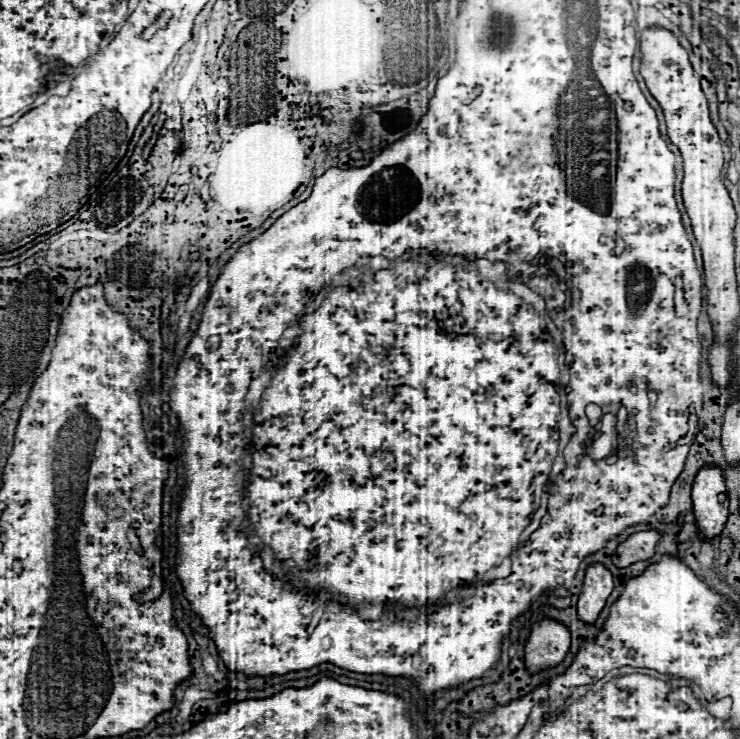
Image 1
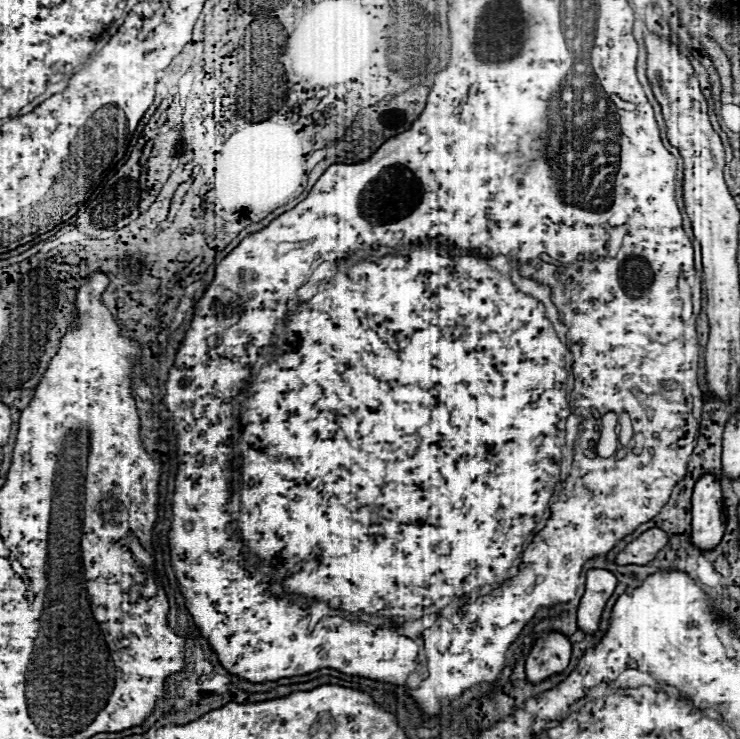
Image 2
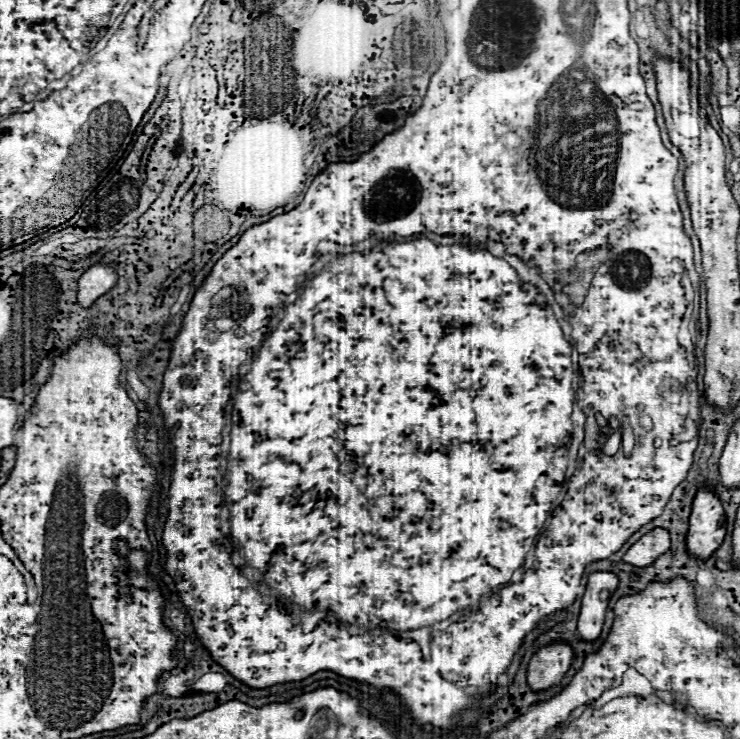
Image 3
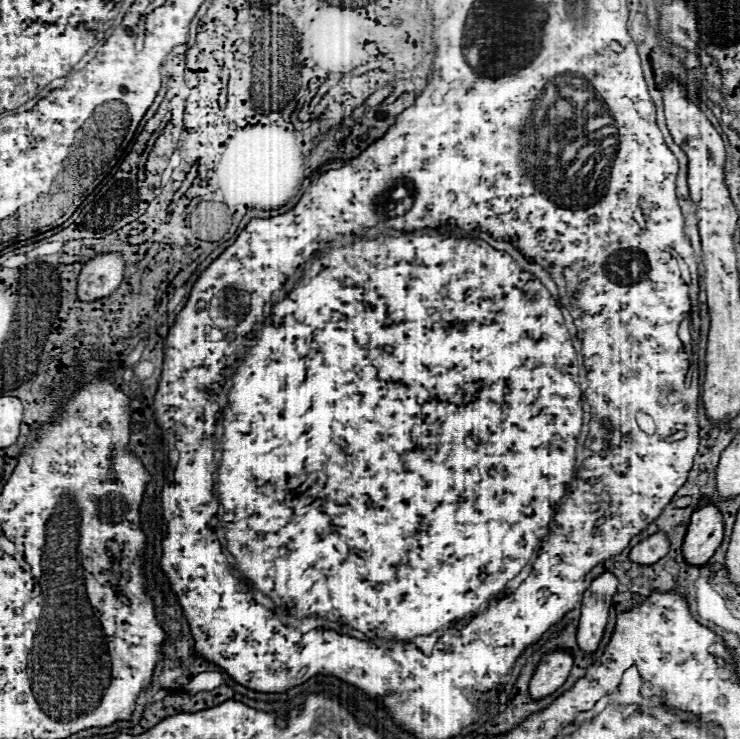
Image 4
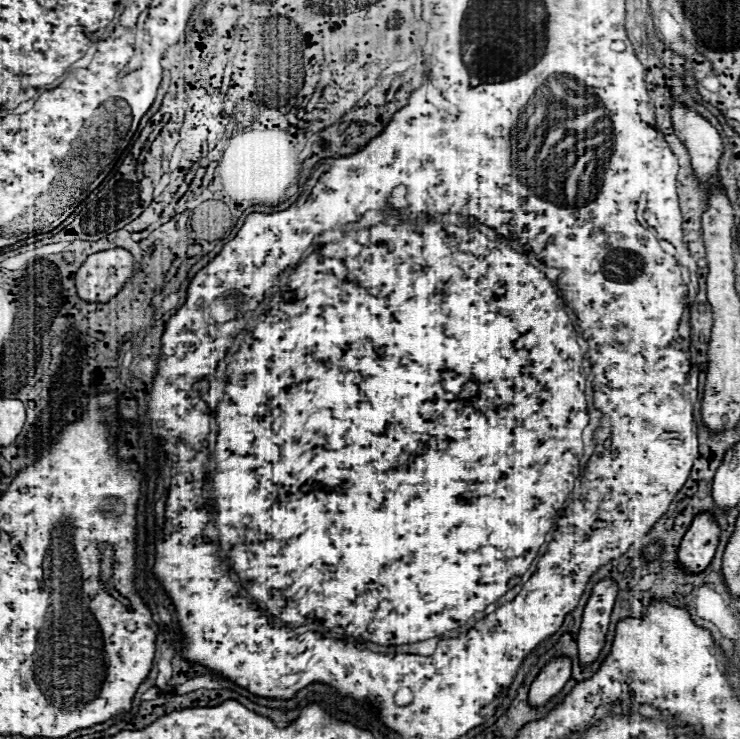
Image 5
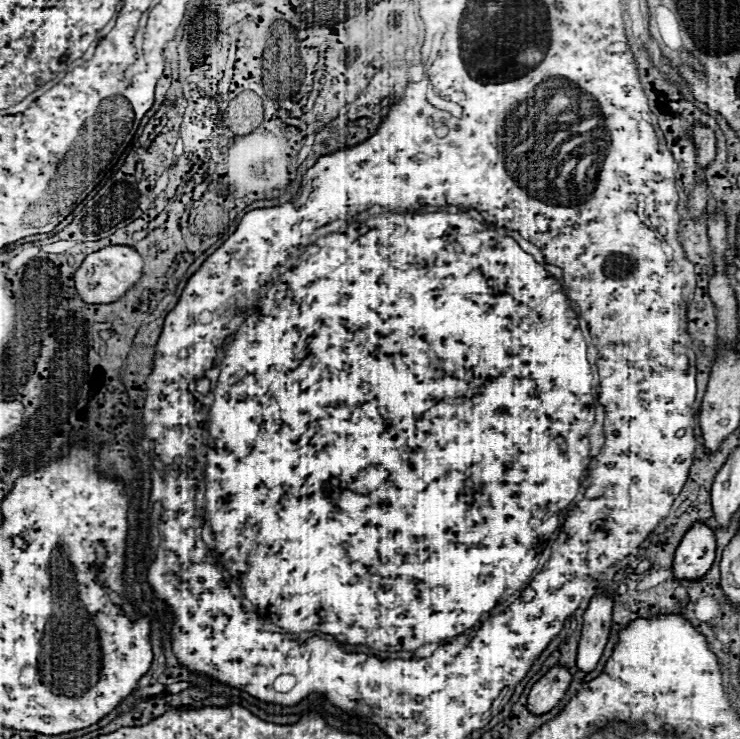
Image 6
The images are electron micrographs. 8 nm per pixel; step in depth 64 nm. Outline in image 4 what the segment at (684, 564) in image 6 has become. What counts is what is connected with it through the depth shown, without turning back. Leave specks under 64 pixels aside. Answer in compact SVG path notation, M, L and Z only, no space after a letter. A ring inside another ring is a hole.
M702 498L690 518L688 534L682 544L682 554L686 562L696 566L706 564L720 546L722 536L724 536L724 518L718 506Z

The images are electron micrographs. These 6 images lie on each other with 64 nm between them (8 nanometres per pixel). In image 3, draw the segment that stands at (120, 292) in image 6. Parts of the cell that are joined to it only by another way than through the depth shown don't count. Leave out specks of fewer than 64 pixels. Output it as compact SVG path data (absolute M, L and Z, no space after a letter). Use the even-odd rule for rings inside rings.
M94 264L78 280L78 304L82 308L90 308L102 294L106 294L116 284L116 280L118 276L112 268L104 264Z

